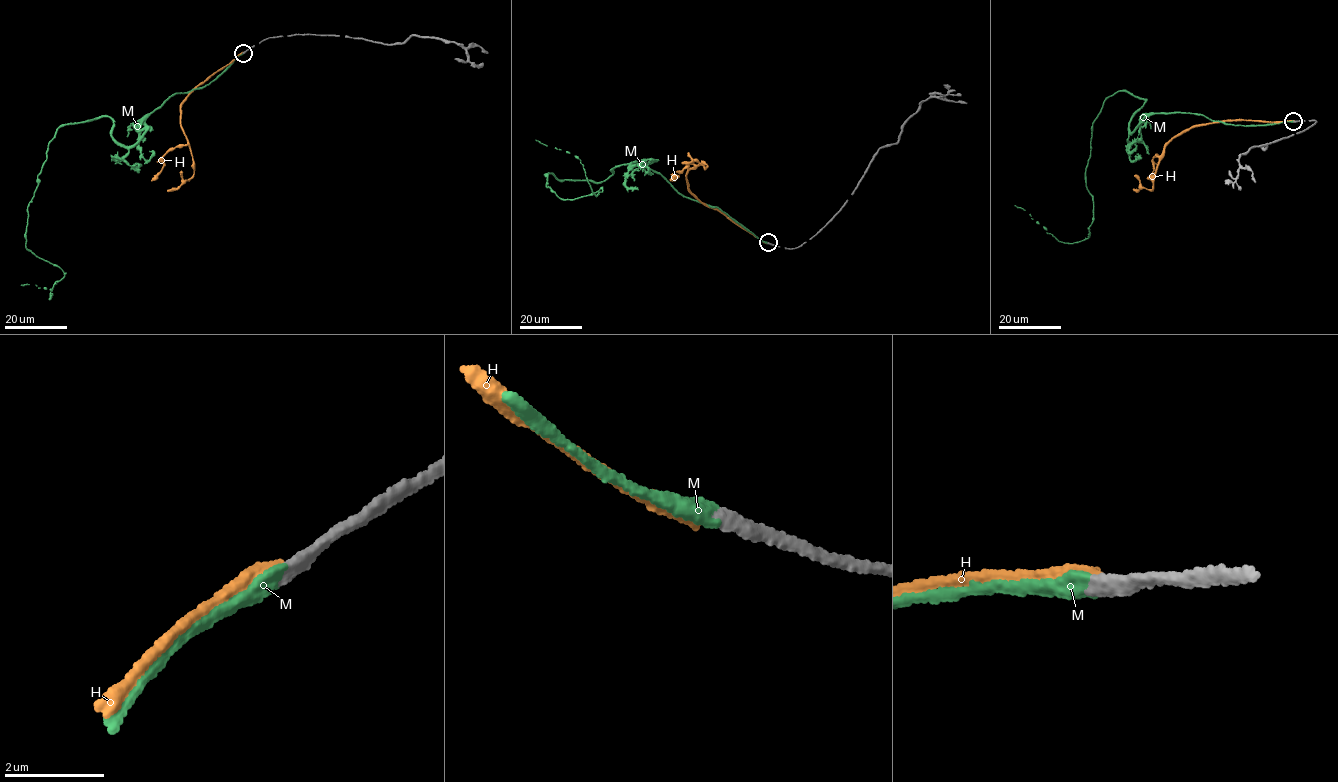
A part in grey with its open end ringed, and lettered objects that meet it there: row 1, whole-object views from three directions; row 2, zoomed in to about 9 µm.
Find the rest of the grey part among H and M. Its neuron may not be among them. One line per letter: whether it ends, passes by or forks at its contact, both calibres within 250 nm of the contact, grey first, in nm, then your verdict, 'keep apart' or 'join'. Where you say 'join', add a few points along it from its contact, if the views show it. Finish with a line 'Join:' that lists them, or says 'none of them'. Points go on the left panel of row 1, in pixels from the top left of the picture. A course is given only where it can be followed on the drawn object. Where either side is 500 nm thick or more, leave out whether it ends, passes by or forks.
H: it ends there; 360 nm thick on the grey side, 320 nm on the other; keep apart
M: it ends there; 340 nm thick on the grey side, 360 nm on the other; join; it runs (242, 52), (154, 109), (131, 145), (108, 117), (59, 126), (26, 246), (64, 277), (50, 300), (21, 285)
Join: M

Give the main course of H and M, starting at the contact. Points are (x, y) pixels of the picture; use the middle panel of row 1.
H: (768, 243), (704, 205), (690, 191), (686, 176), (688, 170), (701, 164), (707, 166), (694, 161), (681, 162)
M: (767, 243), (643, 159), (594, 182), (544, 174), (562, 199), (602, 190), (581, 160), (535, 139)

